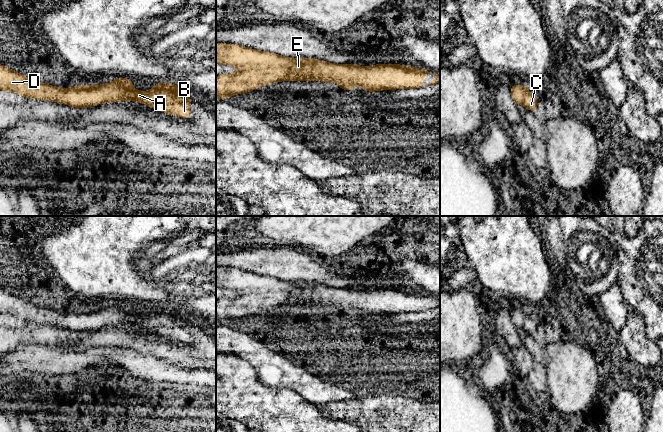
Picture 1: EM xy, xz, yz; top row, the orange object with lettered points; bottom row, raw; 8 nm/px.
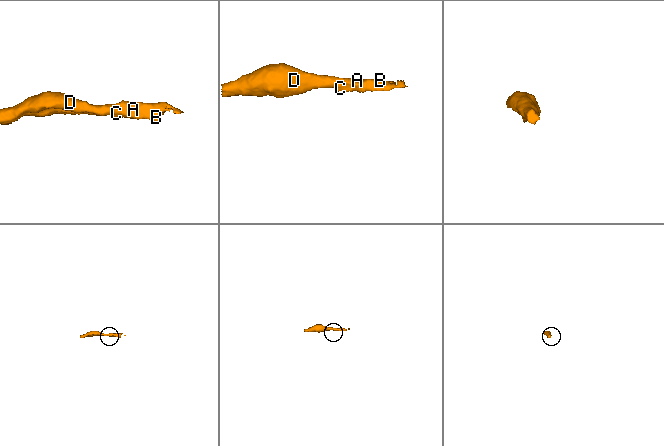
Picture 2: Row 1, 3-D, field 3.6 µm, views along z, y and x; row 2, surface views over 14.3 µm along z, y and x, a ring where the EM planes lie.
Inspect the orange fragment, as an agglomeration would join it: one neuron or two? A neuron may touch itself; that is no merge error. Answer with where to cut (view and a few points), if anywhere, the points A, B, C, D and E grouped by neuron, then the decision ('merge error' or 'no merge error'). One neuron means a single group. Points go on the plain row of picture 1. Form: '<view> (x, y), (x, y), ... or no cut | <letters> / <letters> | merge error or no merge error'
no cut | A B C D E | no merge error

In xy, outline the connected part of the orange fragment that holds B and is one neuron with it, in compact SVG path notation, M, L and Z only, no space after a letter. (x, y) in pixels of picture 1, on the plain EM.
M0 288L0 314L18 317L26 322L49 324L75 332L86 332L101 327L138 325L148 331L171 339L190 342L188 315L172 307L156 307L149 315L137 315L131 304L117 301L108 308L58 312L29 303Z

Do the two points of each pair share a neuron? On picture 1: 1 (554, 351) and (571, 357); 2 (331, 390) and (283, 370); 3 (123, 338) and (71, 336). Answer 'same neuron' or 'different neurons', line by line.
1: same neuron
2: same neuron
3: different neurons

